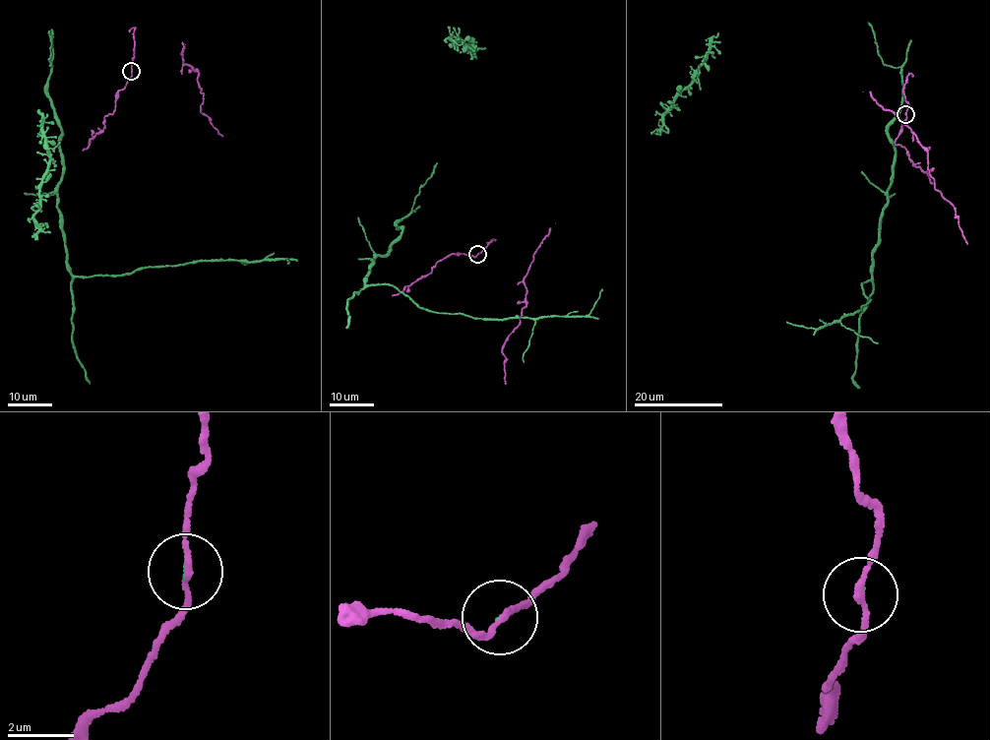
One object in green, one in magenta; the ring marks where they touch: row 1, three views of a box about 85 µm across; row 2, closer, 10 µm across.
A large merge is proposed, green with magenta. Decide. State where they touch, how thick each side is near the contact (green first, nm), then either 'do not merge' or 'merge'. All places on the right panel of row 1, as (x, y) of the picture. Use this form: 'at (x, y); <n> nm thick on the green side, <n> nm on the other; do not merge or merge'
at (905, 114); 50 nm thick on the green side, 160 nm on the other; do not merge

